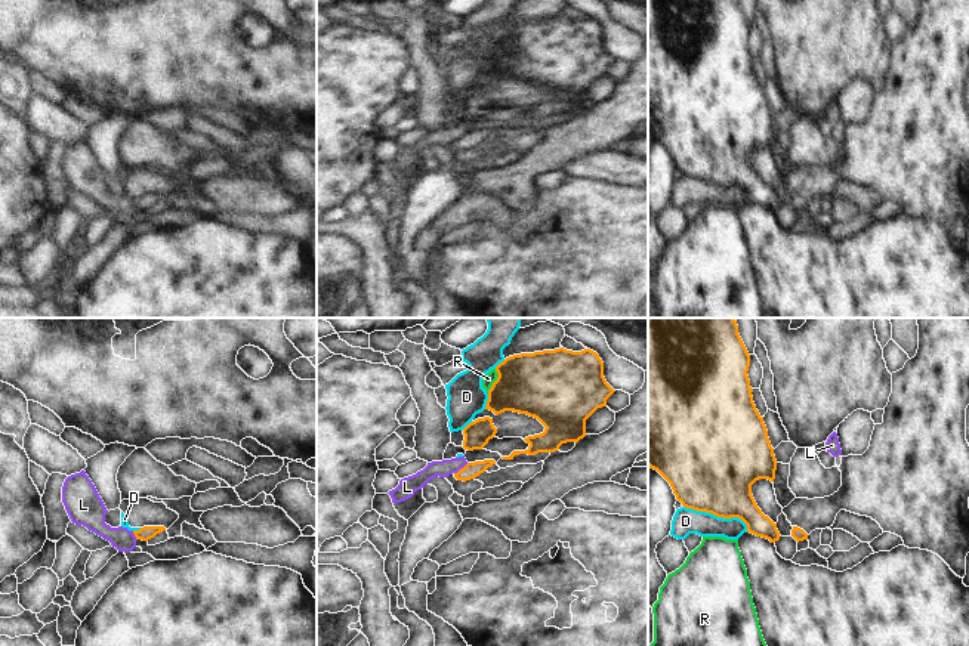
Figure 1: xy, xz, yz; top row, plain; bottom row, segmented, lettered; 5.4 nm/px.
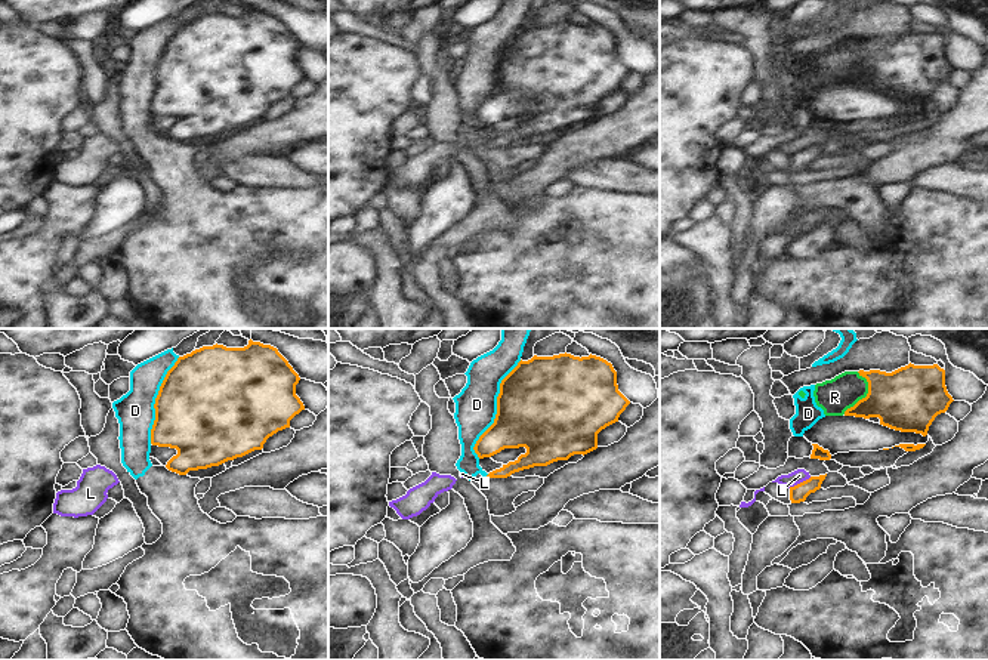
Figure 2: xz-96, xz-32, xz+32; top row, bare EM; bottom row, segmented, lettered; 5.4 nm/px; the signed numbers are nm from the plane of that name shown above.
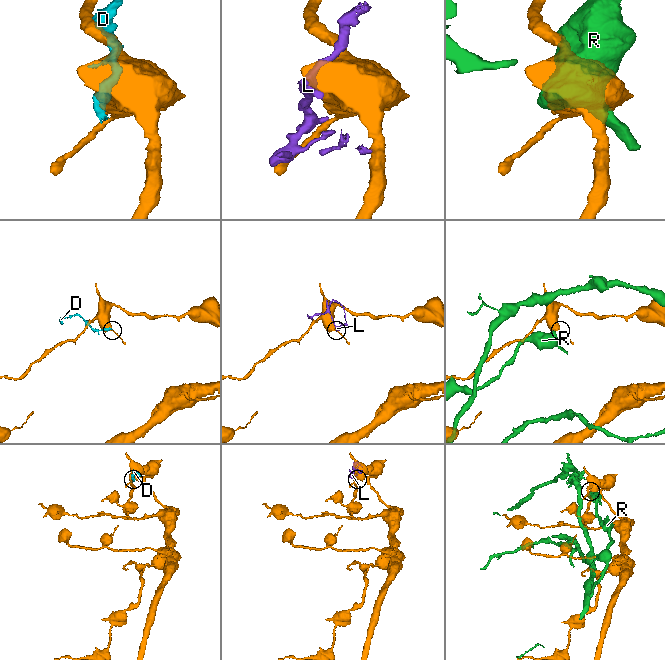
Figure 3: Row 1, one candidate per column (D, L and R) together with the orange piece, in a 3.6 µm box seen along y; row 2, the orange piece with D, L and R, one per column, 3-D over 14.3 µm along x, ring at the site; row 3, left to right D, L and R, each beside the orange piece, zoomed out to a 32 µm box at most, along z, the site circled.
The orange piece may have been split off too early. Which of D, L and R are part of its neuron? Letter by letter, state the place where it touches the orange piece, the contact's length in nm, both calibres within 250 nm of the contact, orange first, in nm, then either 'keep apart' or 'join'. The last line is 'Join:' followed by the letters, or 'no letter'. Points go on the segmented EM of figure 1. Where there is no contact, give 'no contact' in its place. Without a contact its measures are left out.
D: yz (718, 516) | 380 nm | 440/140 nm | keep apart
L: xz (460, 469) | 100 nm | 90/90 nm | keep apart
R: xz (496, 380) | 140 nm | 360/70 nm | keep apart
Join: no letter

